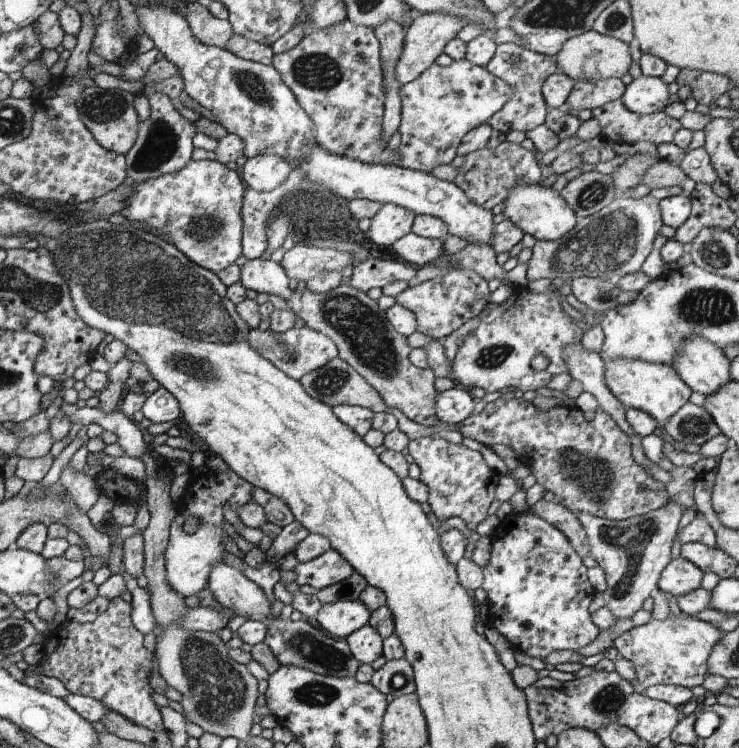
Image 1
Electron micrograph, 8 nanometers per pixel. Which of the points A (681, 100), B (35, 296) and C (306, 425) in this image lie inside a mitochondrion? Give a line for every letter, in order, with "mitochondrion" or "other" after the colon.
A: other
B: mitochondrion
C: other

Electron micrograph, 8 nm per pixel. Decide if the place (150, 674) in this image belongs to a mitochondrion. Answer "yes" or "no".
no

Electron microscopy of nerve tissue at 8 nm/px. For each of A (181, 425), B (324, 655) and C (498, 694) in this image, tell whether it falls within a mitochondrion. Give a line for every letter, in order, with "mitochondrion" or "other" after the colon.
A: other
B: mitochondrion
C: other

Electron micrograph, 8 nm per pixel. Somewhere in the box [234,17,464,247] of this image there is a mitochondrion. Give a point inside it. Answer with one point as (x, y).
(318, 72)

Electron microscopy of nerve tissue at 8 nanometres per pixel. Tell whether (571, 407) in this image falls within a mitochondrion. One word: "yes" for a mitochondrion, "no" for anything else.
no

